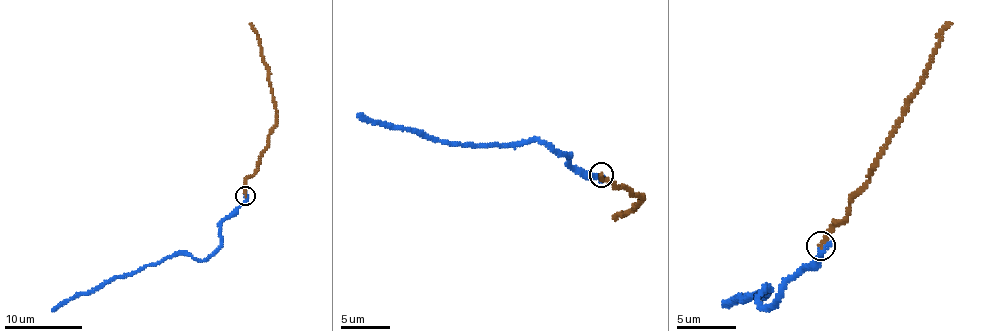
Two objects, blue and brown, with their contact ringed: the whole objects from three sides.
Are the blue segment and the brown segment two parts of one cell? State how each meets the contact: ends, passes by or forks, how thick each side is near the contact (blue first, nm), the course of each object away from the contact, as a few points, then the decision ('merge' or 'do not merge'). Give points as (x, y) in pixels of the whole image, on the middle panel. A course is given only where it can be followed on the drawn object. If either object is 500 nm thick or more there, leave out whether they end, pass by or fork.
blue ends; brown ends; calibres 400 and 240 nm; course blue (601, 176), (596, 178), (570, 164), (569, 156), (536, 140), (462, 144), (435, 140), (357, 114); course brown (602, 175), (618, 188), (622, 185), (642, 196), (636, 207), (615, 221); do not merge

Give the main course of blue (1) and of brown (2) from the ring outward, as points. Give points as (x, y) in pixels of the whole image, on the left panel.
1: (246, 197), (221, 221), (220, 244), (204, 260), (173, 254), (114, 276), (52, 311)
2: (246, 195), (246, 180), (258, 168), (260, 154), (275, 123), (269, 72), (252, 23)

